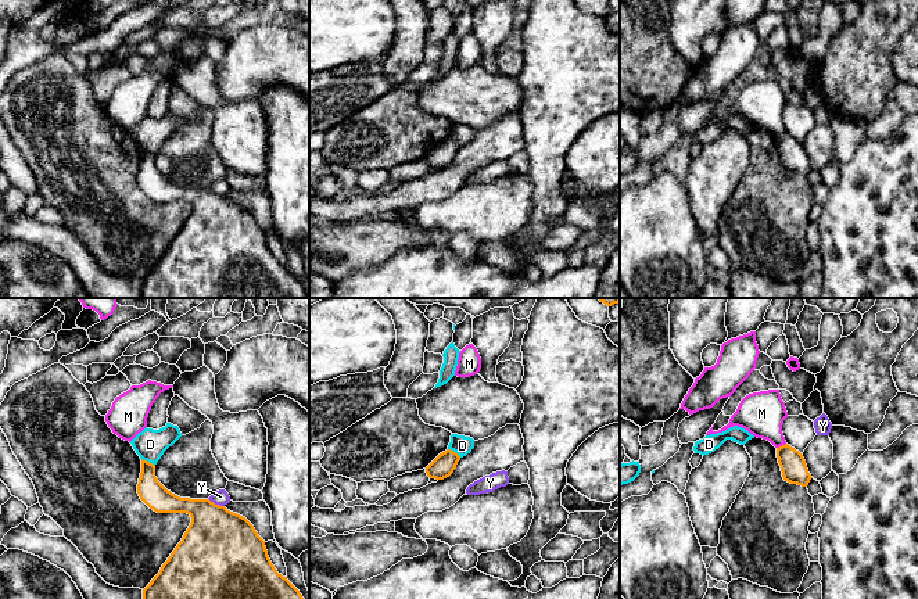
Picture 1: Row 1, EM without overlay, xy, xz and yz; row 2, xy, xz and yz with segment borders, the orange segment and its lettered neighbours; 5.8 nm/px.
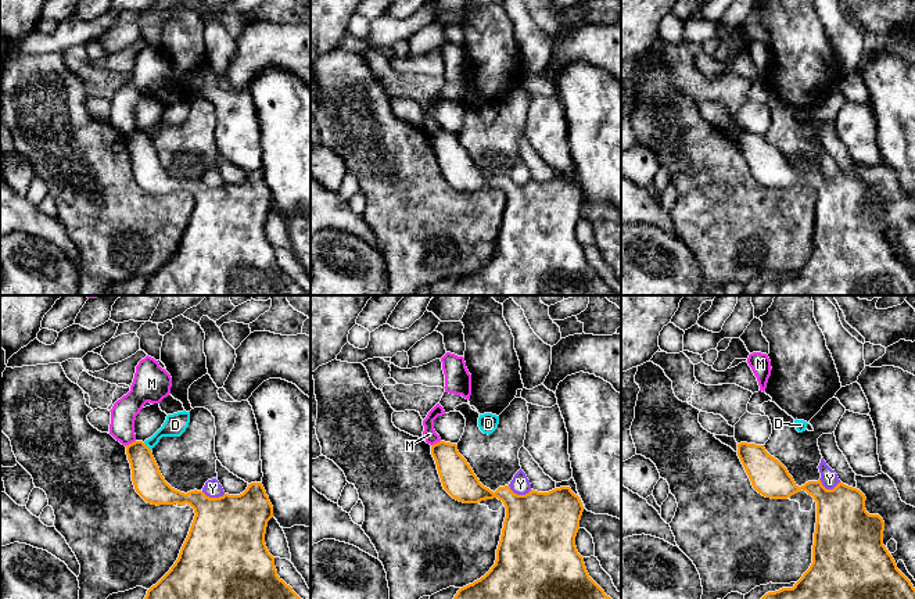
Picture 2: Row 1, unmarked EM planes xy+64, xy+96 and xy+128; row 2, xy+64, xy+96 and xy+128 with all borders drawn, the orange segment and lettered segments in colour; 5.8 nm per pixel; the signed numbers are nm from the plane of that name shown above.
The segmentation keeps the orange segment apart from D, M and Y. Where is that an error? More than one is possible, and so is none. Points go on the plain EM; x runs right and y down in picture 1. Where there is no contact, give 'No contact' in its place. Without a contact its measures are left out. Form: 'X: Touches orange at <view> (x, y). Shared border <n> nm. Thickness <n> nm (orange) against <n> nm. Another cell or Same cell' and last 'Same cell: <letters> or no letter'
D: Touches orange at xy (149, 151). Shared border 90 nm. Thickness 150 nm (orange) against 180 nm. Another cell
M: Touches orange at yz (782, 135). Shared border 70 nm. Thickness 150 nm (orange) against 260 nm. Another cell
Y: Touches orange at xy (217, 194). Shared border 110 nm. Thickness 440 nm (orange) against 90 nm. Another cell
Same cell: no letter

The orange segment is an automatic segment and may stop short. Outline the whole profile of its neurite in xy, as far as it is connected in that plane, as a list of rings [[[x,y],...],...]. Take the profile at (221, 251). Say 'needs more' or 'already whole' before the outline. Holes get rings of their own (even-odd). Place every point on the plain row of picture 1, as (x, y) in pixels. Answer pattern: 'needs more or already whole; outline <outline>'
already whole; outline [[[143,148],[137,183],[157,202],[187,202],[191,207],[182,230],[143,279],[141,298],[308,298],[300,280],[287,266],[277,262],[268,245],[265,230],[245,207],[209,189],[180,187],[172,183],[155,166],[155,154]]]

